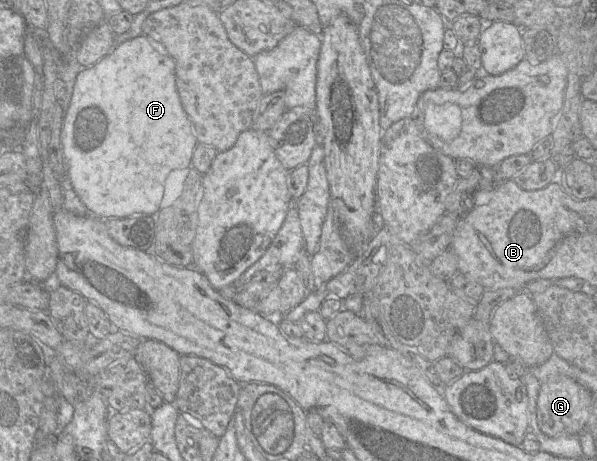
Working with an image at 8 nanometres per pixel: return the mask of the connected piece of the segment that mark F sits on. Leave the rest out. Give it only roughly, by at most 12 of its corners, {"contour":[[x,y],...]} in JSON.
{"contour":[[141,34],[80,71],[66,174],[90,215],[158,213],[198,146]]}

